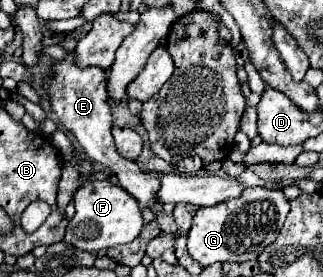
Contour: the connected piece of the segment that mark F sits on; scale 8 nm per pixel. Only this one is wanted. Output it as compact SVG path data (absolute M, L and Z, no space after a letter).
M108 180L86 182L76 192L74 204L76 204L76 214L66 228L64 240L86 252L98 252L118 244L128 244L140 234L144 226L138 202L122 186L114 186Z

